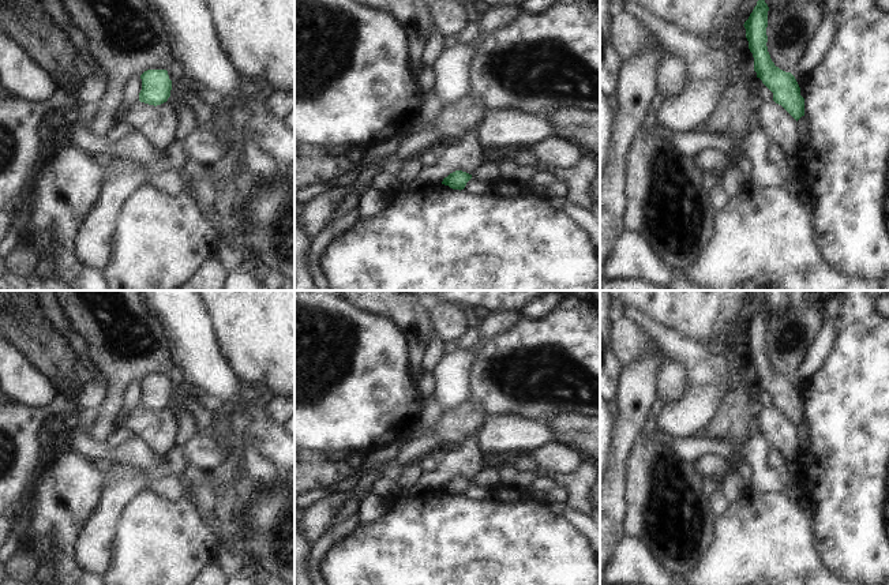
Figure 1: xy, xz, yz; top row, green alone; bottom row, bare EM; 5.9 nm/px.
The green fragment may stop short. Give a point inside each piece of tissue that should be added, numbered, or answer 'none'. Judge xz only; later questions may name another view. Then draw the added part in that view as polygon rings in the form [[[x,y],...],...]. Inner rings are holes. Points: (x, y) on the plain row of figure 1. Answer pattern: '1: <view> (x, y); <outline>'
none

